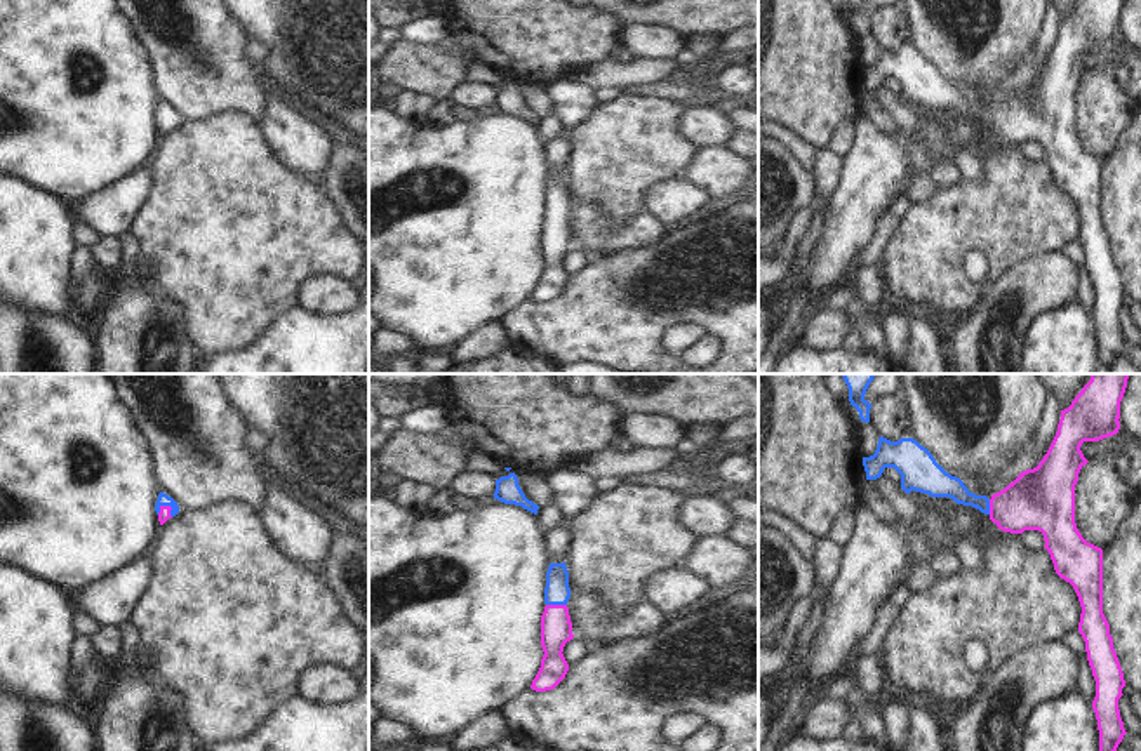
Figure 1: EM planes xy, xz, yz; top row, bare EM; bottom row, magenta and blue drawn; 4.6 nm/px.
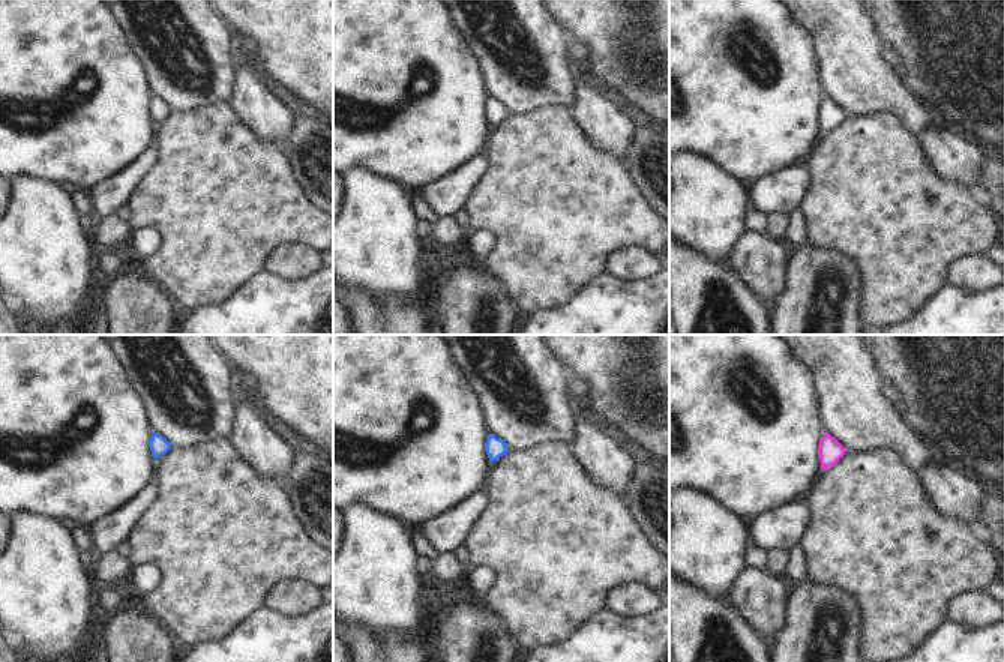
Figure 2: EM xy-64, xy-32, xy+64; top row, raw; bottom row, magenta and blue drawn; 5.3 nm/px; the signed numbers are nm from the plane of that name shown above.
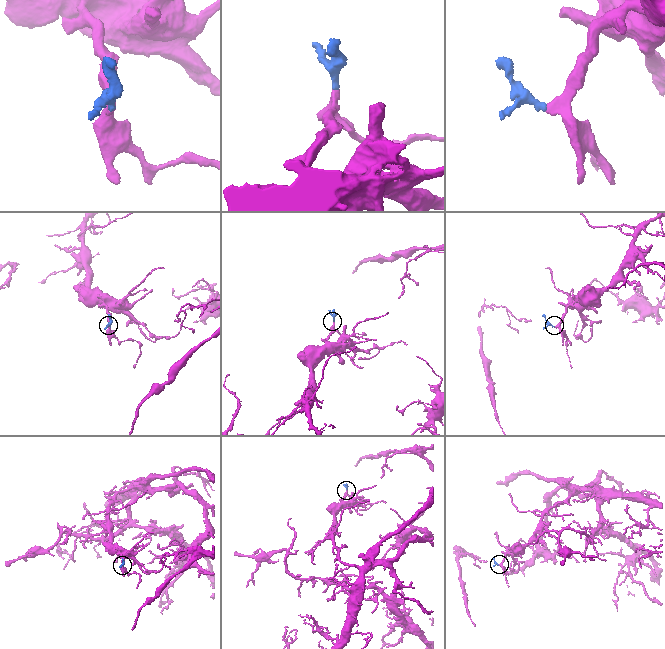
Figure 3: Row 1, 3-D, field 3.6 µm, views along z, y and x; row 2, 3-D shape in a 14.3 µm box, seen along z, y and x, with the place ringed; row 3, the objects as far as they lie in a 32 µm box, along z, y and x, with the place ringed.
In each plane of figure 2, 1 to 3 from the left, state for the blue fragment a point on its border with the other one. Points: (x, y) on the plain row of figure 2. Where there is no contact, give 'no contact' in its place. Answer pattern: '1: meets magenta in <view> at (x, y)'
1: no contact
2: no contact
3: no contact

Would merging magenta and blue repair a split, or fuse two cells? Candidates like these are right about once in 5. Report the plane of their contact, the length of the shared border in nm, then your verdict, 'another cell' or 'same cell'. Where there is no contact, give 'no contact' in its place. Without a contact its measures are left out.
xy | 80 nm | same cell

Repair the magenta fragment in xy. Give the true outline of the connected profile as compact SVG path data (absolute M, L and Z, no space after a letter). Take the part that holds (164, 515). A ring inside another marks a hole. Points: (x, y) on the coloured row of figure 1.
M160 492L158 499L157 499L157 504L155 504L155 511L158 515L160 525L163 525L169 518L172 518L179 513L179 506L172 497Z

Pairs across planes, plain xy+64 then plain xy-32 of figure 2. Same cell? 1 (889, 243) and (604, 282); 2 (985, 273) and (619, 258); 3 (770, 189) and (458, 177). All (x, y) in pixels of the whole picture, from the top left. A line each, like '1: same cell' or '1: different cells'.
1: different cells
2: same cell
3: same cell

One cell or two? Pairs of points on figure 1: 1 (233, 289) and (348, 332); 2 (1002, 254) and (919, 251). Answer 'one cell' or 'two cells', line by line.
1: two cells
2: one cell

